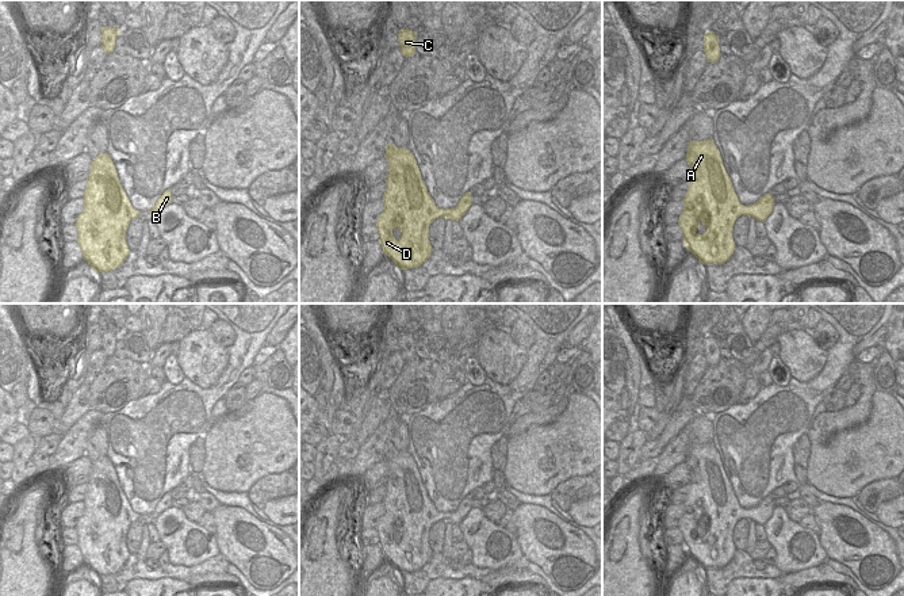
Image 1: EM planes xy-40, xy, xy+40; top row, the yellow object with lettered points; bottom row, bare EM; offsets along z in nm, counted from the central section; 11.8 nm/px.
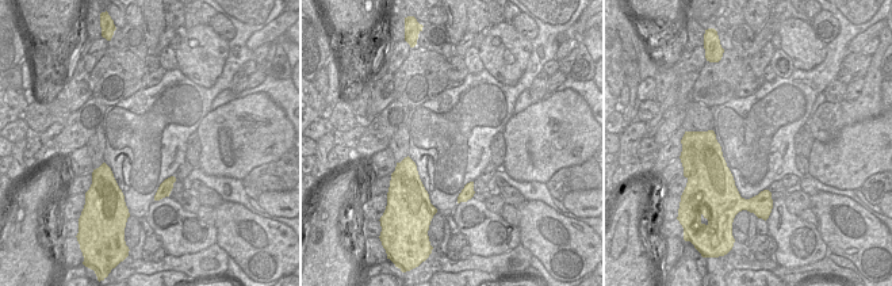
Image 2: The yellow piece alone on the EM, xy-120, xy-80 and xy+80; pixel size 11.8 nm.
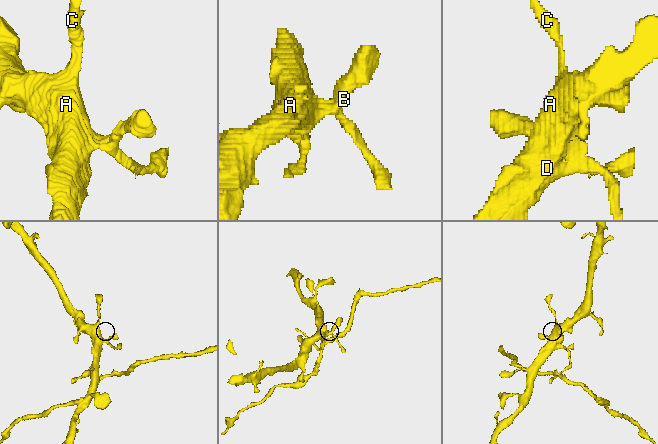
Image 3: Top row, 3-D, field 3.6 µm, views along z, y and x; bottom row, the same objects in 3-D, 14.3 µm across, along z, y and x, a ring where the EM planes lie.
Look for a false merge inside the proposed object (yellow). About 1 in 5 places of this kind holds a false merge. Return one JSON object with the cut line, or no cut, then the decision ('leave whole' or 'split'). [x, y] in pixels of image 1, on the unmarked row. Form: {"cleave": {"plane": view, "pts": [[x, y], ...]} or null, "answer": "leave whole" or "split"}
{"cleave": null, "answer": "leave whole"}

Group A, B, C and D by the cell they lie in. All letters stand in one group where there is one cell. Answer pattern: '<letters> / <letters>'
A B C D

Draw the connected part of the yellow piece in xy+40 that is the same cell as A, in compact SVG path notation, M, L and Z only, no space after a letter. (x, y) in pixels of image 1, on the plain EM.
M712 442L690 444L685 463L690 471L690 481L689 493L682 503L683 515L678 528L683 536L686 554L692 555L701 568L724 568L731 562L736 550L732 540L735 524L740 519L748 519L765 526L775 508L773 498L765 497L754 508L742 508Z

